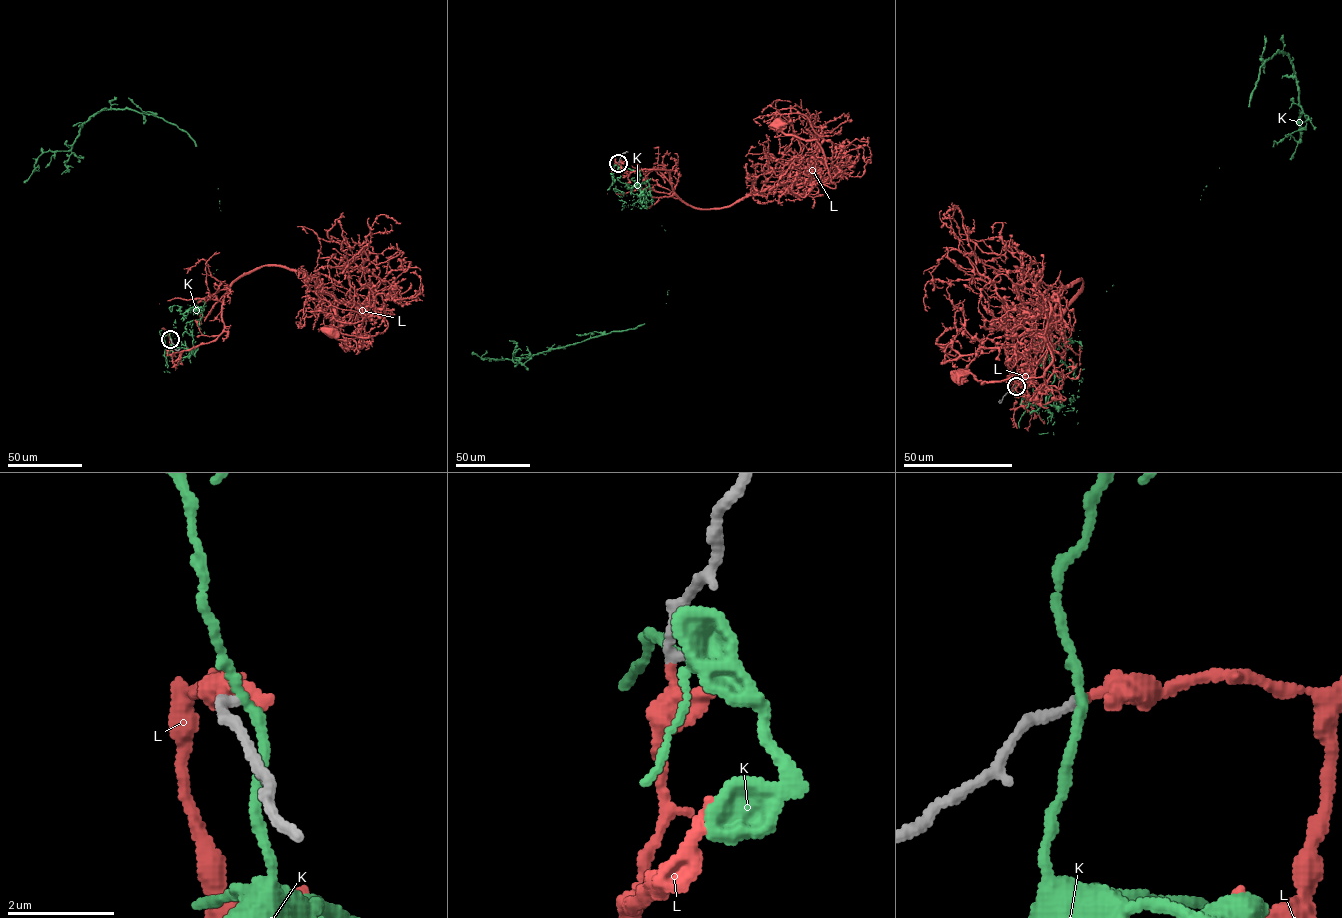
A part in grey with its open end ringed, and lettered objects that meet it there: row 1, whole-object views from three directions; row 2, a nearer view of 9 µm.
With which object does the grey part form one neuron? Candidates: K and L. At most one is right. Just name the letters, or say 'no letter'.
L

